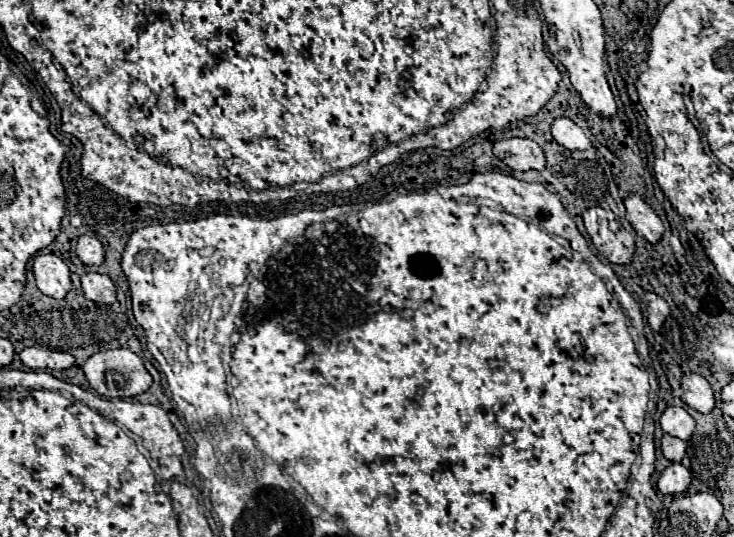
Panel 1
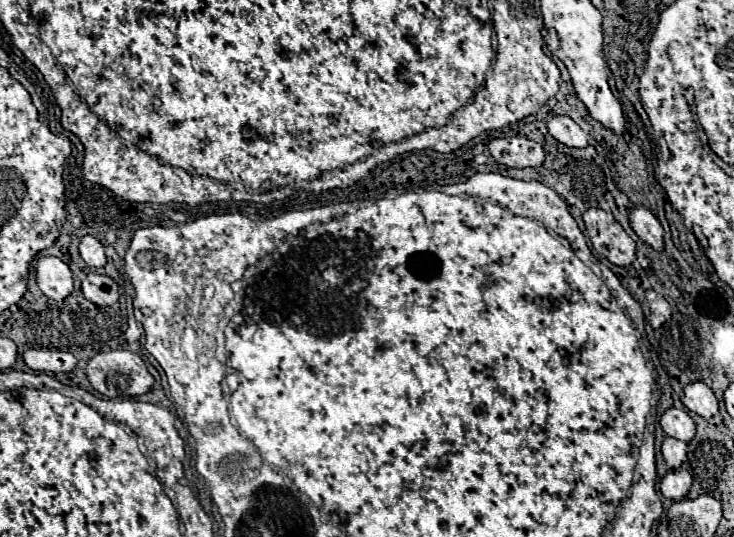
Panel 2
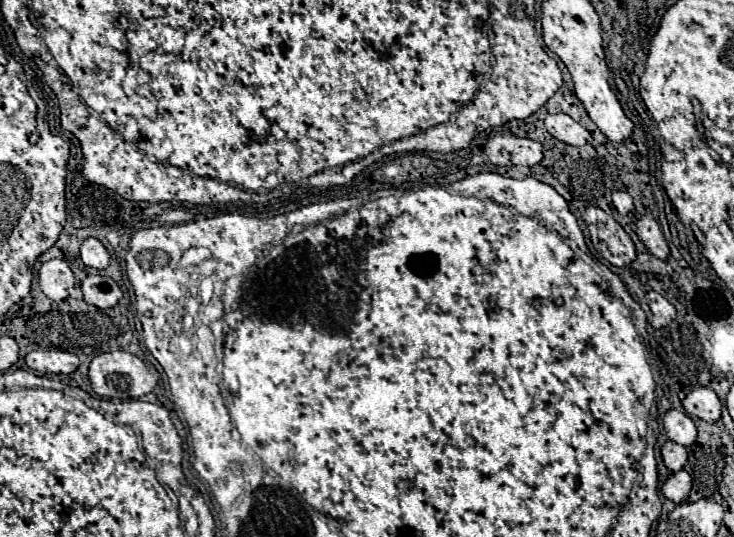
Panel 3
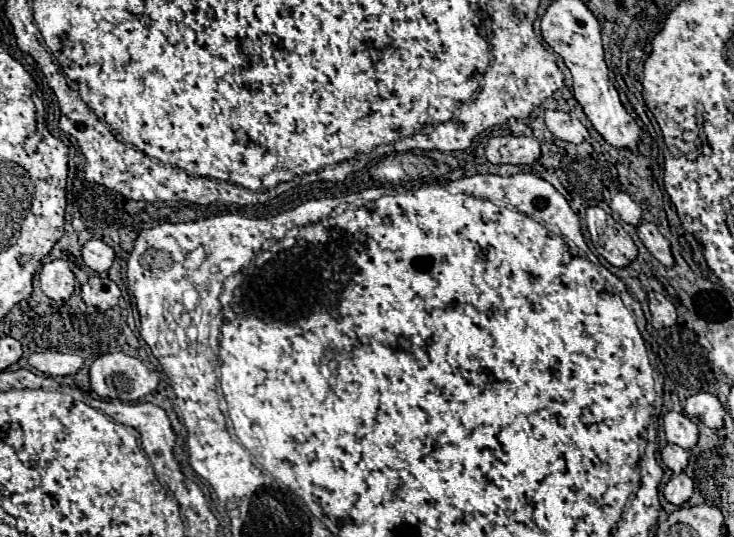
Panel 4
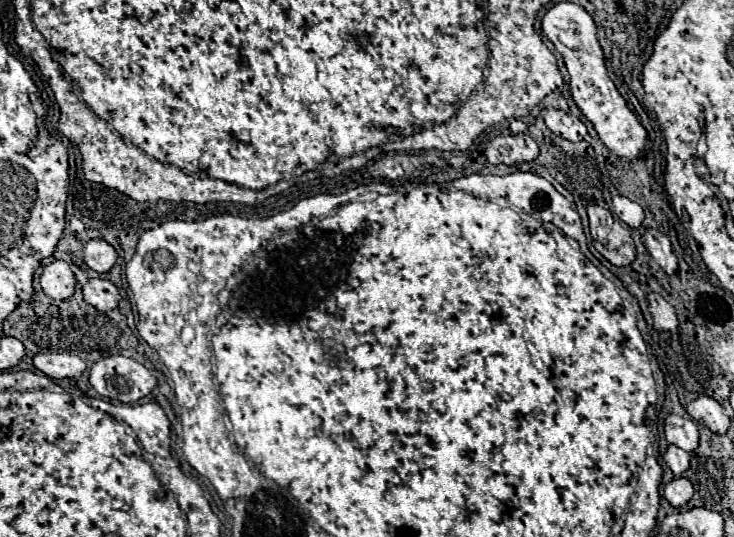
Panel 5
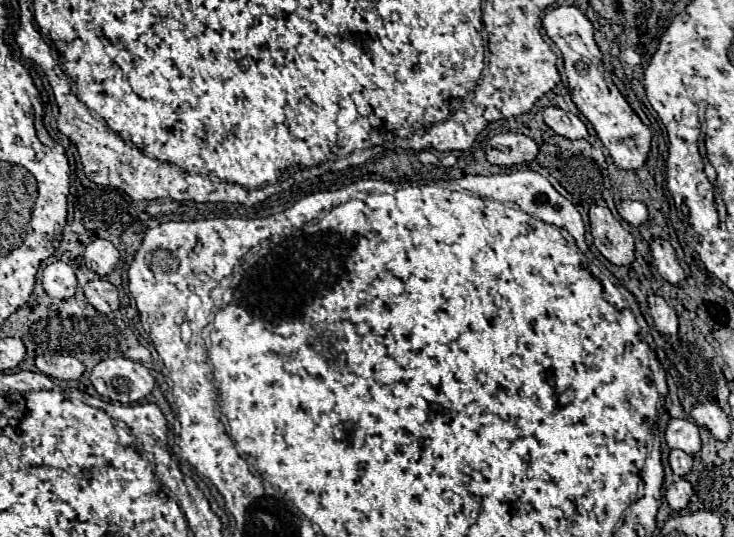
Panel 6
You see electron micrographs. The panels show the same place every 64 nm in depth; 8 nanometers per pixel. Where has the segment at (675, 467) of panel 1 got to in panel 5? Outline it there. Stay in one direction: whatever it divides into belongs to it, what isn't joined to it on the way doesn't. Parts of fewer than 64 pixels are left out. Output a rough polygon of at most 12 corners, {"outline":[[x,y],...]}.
{"outline":[[674,478],[664,488],[664,498],[682,508],[694,488],[688,478]]}

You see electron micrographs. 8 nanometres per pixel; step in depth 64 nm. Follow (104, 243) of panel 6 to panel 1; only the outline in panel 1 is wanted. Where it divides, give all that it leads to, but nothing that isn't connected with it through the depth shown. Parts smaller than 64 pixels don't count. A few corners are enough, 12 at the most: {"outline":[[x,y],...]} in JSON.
{"outline":[[92,234],[78,238],[76,254],[88,266],[104,262],[104,248]]}

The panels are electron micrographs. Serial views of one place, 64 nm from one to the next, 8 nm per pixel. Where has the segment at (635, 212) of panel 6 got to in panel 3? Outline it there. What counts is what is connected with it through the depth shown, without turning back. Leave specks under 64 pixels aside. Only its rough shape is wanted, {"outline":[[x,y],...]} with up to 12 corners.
{"outline":[[626,191],[612,193],[612,205],[620,214],[635,213],[633,199]]}

